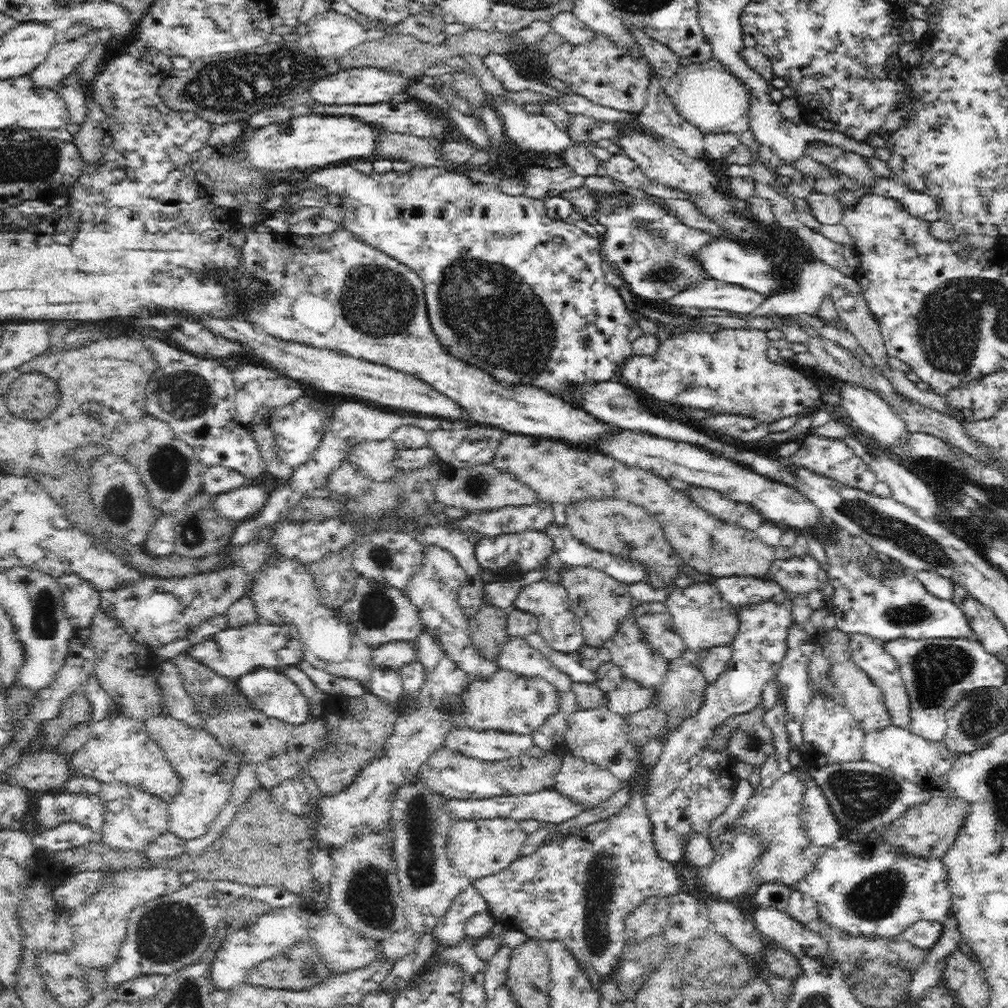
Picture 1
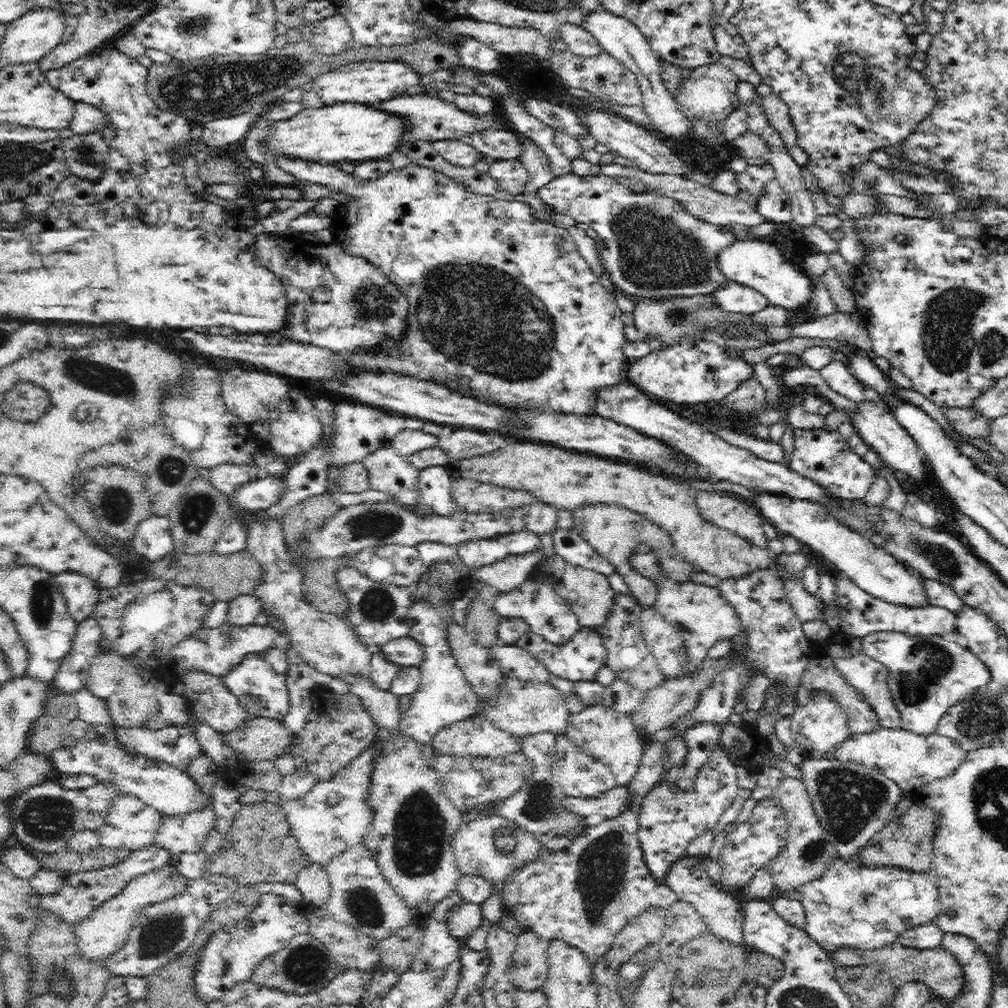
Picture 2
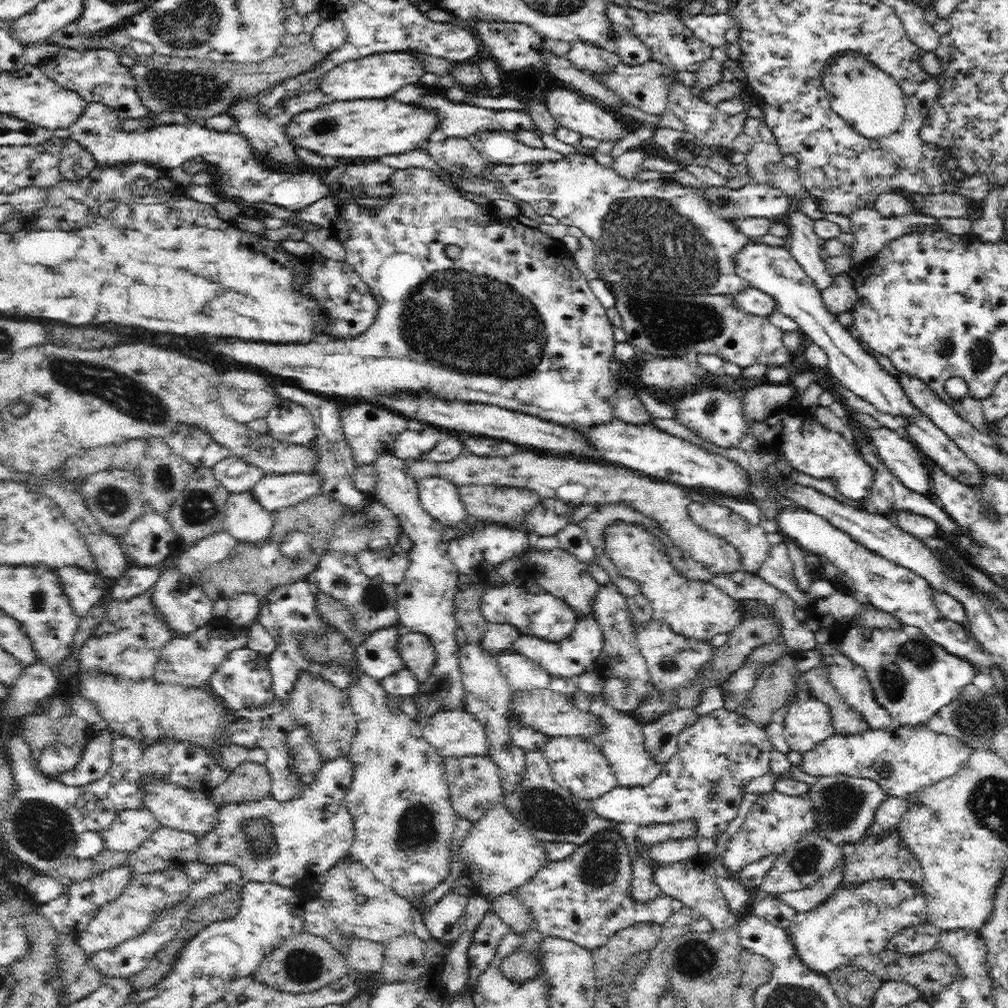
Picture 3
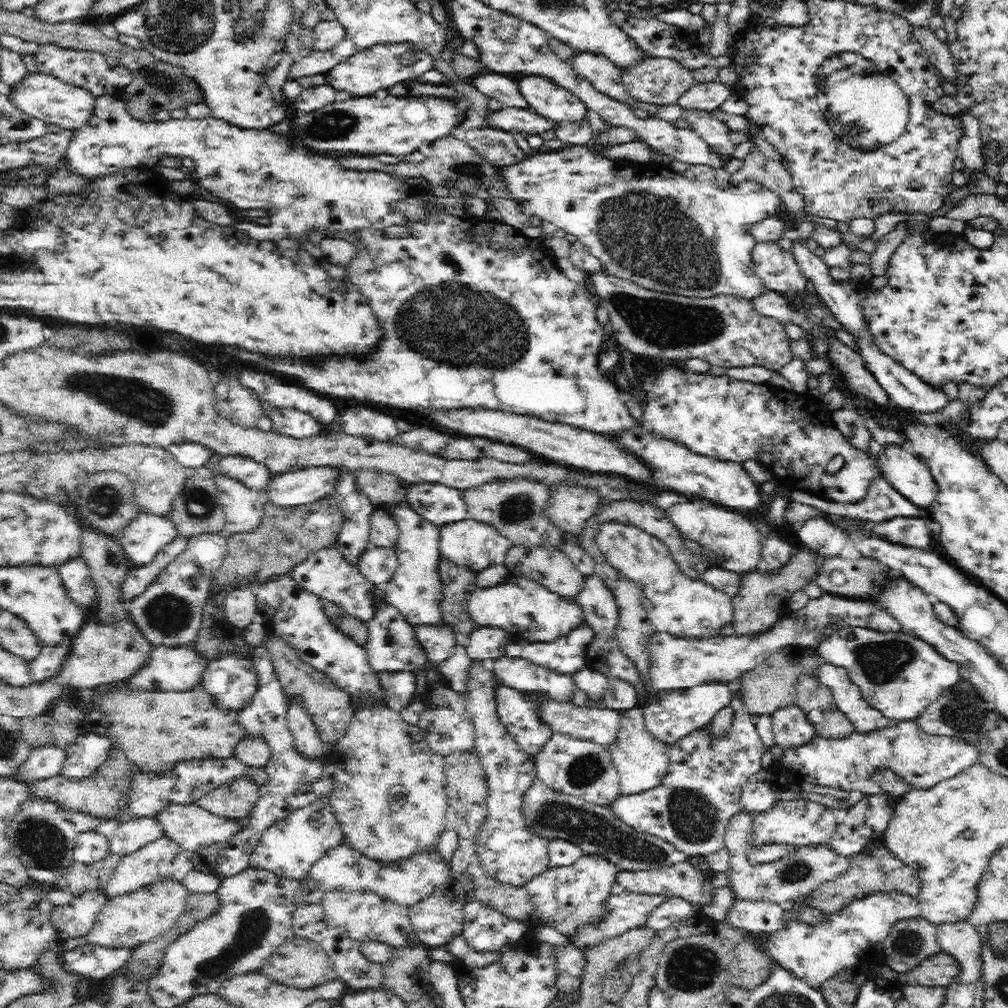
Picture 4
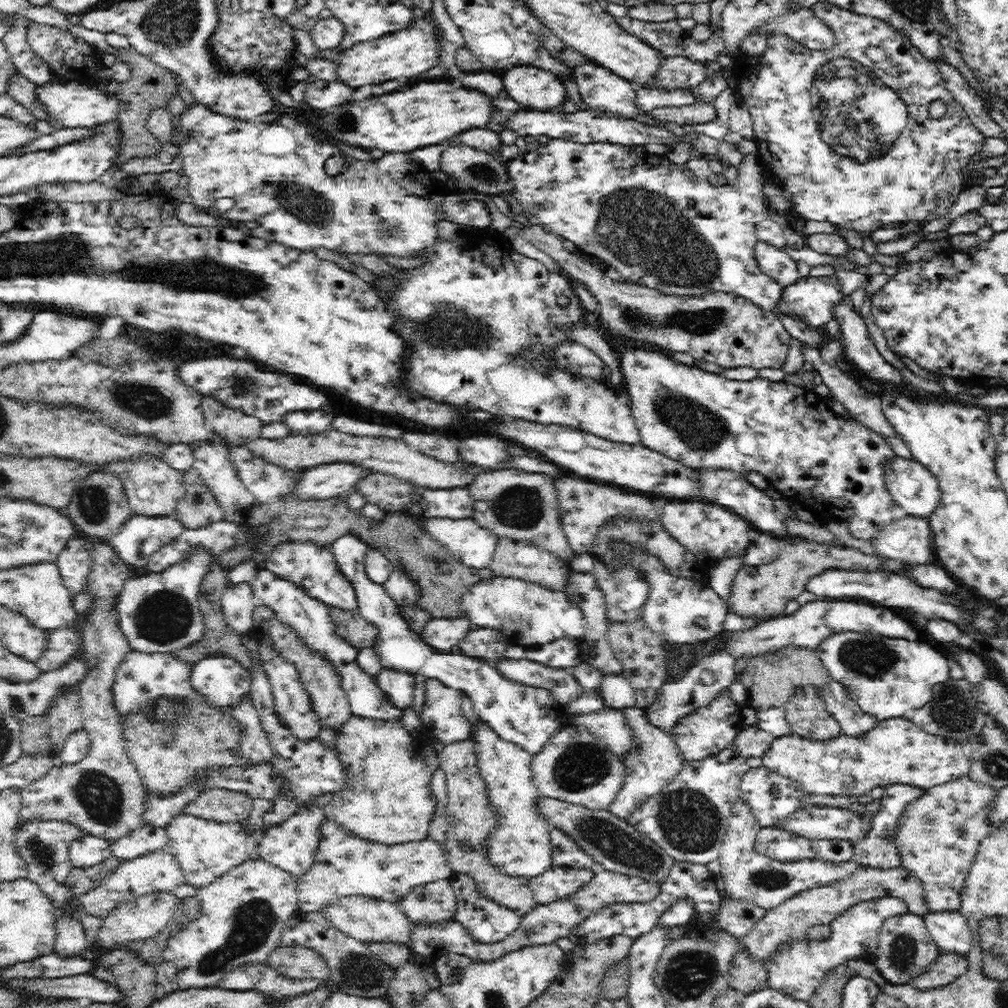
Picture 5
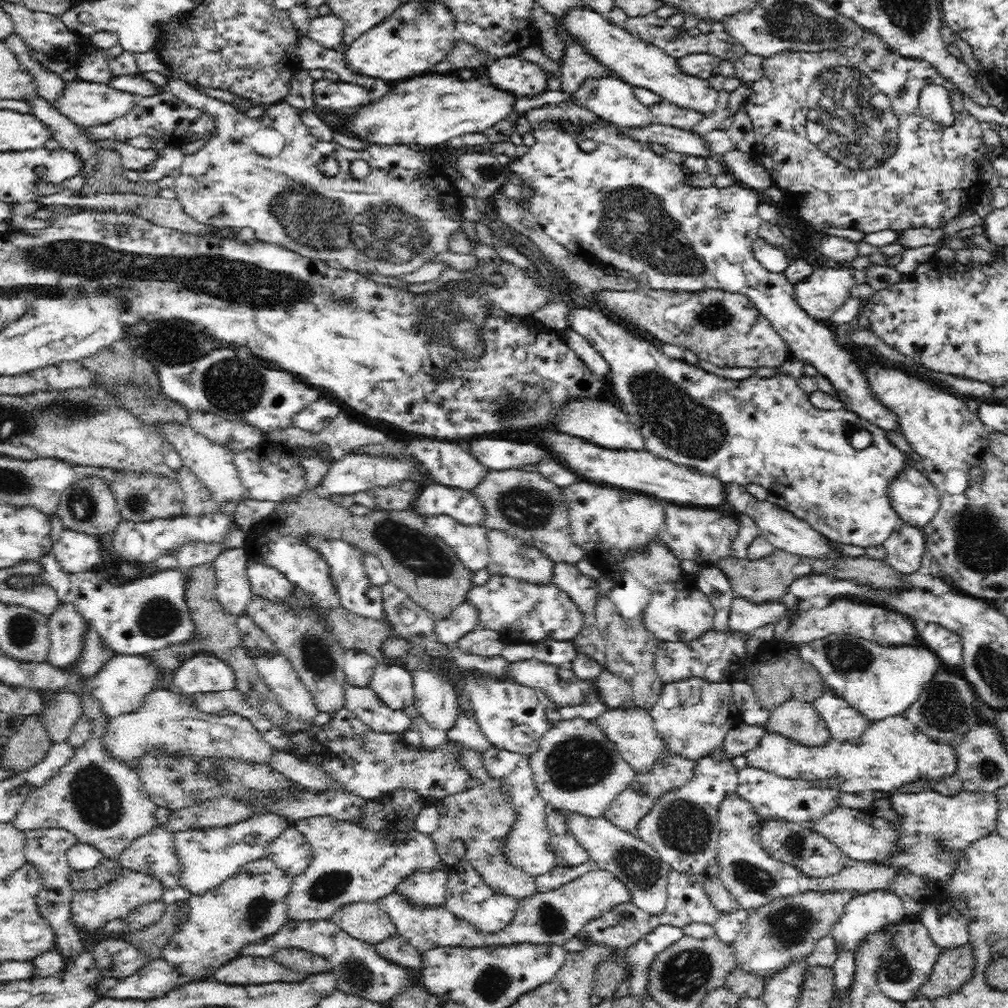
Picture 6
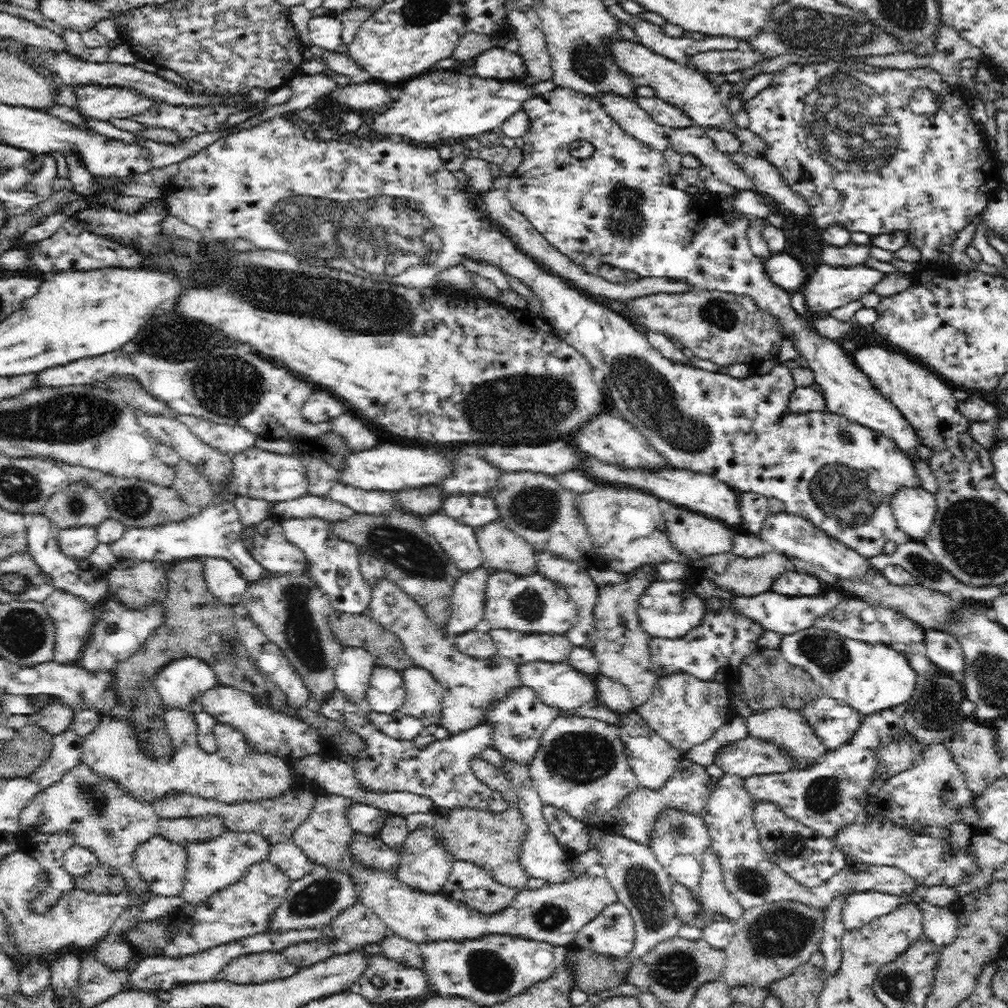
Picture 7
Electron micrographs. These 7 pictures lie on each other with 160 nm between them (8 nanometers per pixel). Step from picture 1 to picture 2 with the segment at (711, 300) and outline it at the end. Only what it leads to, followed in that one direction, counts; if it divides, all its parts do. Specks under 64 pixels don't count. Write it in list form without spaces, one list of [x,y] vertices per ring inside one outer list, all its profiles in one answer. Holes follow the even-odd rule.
[[[728,280],[711,292],[710,297],[714,307],[735,315],[752,315],[769,305],[767,298],[757,290]]]

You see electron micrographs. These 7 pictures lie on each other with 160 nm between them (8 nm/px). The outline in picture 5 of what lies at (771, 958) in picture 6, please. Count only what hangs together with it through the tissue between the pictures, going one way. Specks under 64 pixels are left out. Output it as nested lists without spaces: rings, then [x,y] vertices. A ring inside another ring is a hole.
[[[860,865],[856,866],[855,872],[852,875],[842,878],[840,881],[800,892],[798,896],[786,900],[786,902],[776,906],[776,908],[768,909],[766,916],[761,918],[760,922],[755,924],[753,929],[745,937],[741,937],[740,941],[742,942],[742,946],[747,947],[747,950],[752,952],[752,955],[758,957],[758,959],[762,959],[766,964],[768,958],[773,954],[773,951],[776,950],[776,946],[780,946],[780,944],[784,944],[784,942],[788,942],[788,940],[792,940],[792,938],[807,938],[808,936],[805,930],[808,926],[812,926],[812,924],[830,925],[832,920],[837,916],[840,916],[845,910],[855,906],[857,903],[890,896],[902,898],[904,902],[908,904],[909,912],[912,914],[925,915],[928,913],[922,884],[907,869],[904,869],[902,866],[884,869],[883,867],[868,867]]]

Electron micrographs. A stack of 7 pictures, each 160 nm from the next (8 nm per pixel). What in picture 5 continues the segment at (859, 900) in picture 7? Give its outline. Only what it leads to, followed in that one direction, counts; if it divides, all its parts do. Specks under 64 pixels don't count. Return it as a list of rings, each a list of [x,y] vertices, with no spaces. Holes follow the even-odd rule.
[[[892,896],[857,903],[832,920],[829,925],[831,930],[828,938],[792,938],[792,940],[776,946],[776,950],[773,951],[773,954],[766,961],[770,974],[767,984],[778,990],[787,990],[796,998],[809,1000],[812,994],[816,992],[818,986],[822,984],[826,972],[838,968],[840,965],[846,965],[850,960],[857,960],[860,956],[875,955],[875,951],[879,948],[879,934],[886,919],[908,913],[908,904],[902,898]]]

